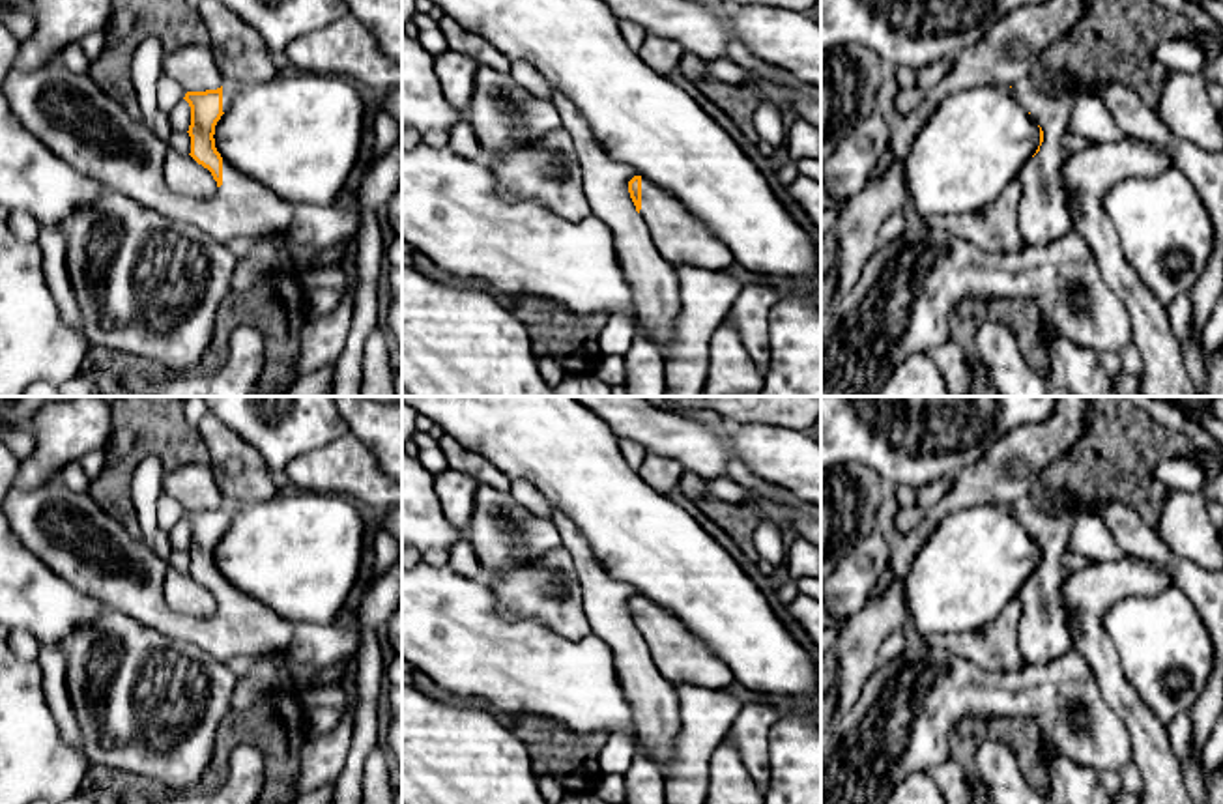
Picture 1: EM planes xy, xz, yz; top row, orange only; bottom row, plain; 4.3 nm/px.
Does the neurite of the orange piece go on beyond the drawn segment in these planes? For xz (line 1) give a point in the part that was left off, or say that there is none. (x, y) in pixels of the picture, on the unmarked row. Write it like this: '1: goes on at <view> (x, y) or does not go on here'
1: goes on at xz (683, 659)

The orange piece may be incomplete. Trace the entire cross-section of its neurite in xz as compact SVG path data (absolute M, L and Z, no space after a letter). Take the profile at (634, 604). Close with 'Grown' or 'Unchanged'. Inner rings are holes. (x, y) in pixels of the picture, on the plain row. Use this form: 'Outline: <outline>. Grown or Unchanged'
Outline: M634 595L628 611L655 666L671 684L727 690L733 682L727 664L656 602Z. Grown

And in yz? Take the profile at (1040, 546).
Outline: M1027 501L1010 509L1040 546L1040 565L1019 593L1019 651L1027 662L1045 664L1073 649L1070 615L1062 600L1062 589L1072 574L1062 565L1070 552L1072 520L1043 514Z. Grown

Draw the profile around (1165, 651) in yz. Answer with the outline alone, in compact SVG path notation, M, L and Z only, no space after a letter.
M1180 589L1116 602L1103 615L1103 630L1113 639L1126 681L1163 724L1195 705L1214 669L1214 641Z

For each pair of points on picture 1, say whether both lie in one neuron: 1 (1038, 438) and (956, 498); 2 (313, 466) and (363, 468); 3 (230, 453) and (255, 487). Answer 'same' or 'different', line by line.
1: same
2: same
3: same

